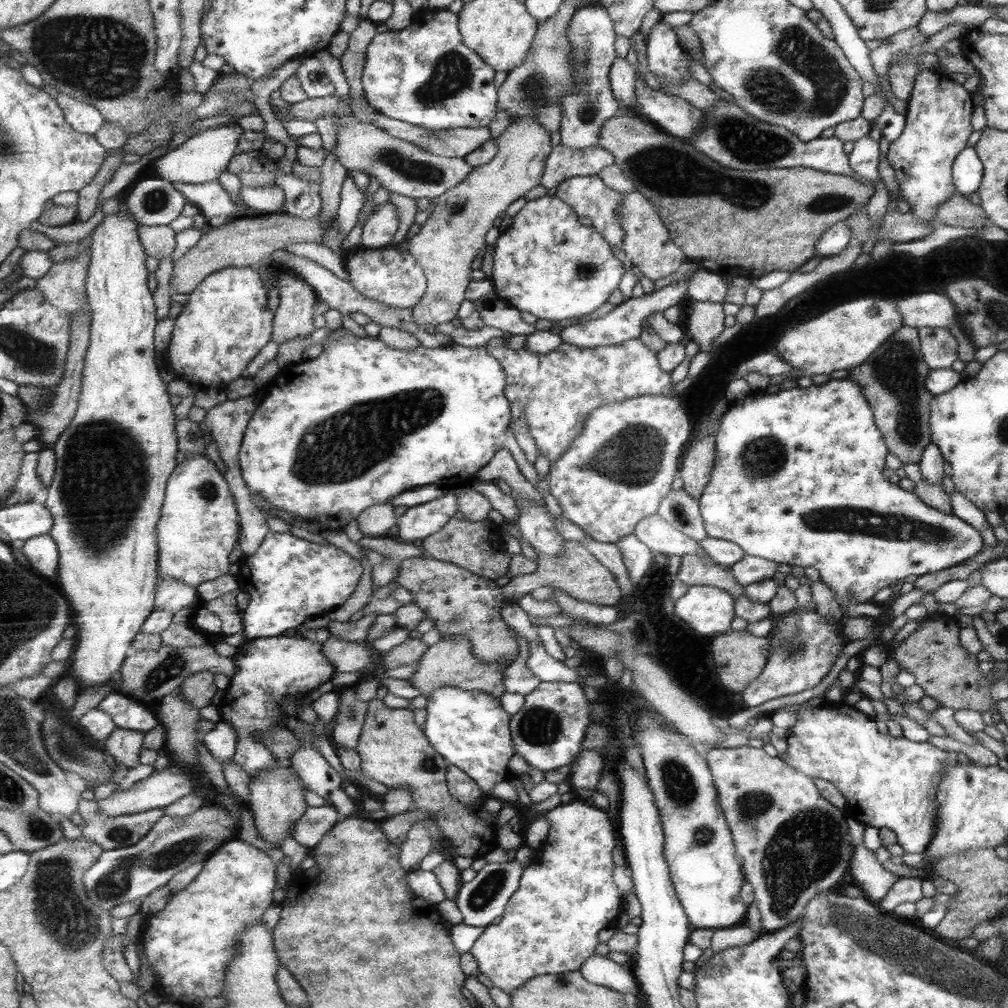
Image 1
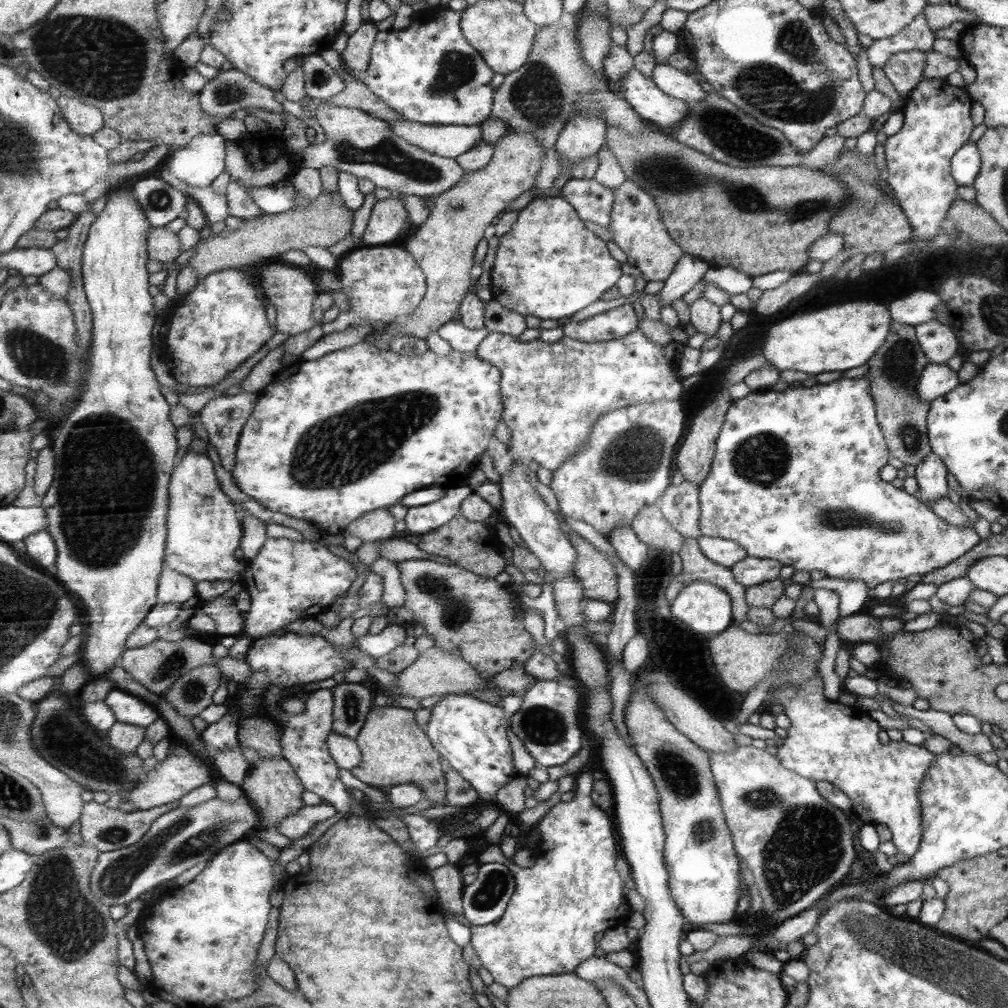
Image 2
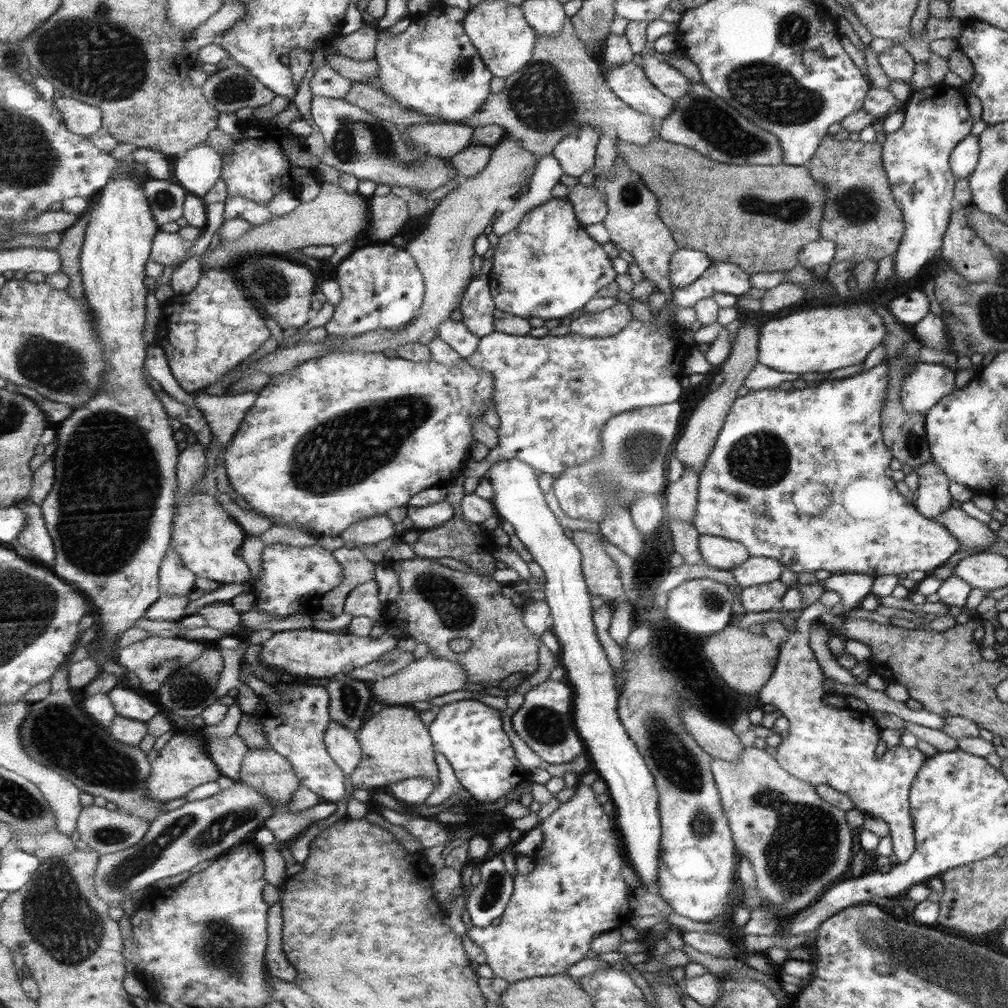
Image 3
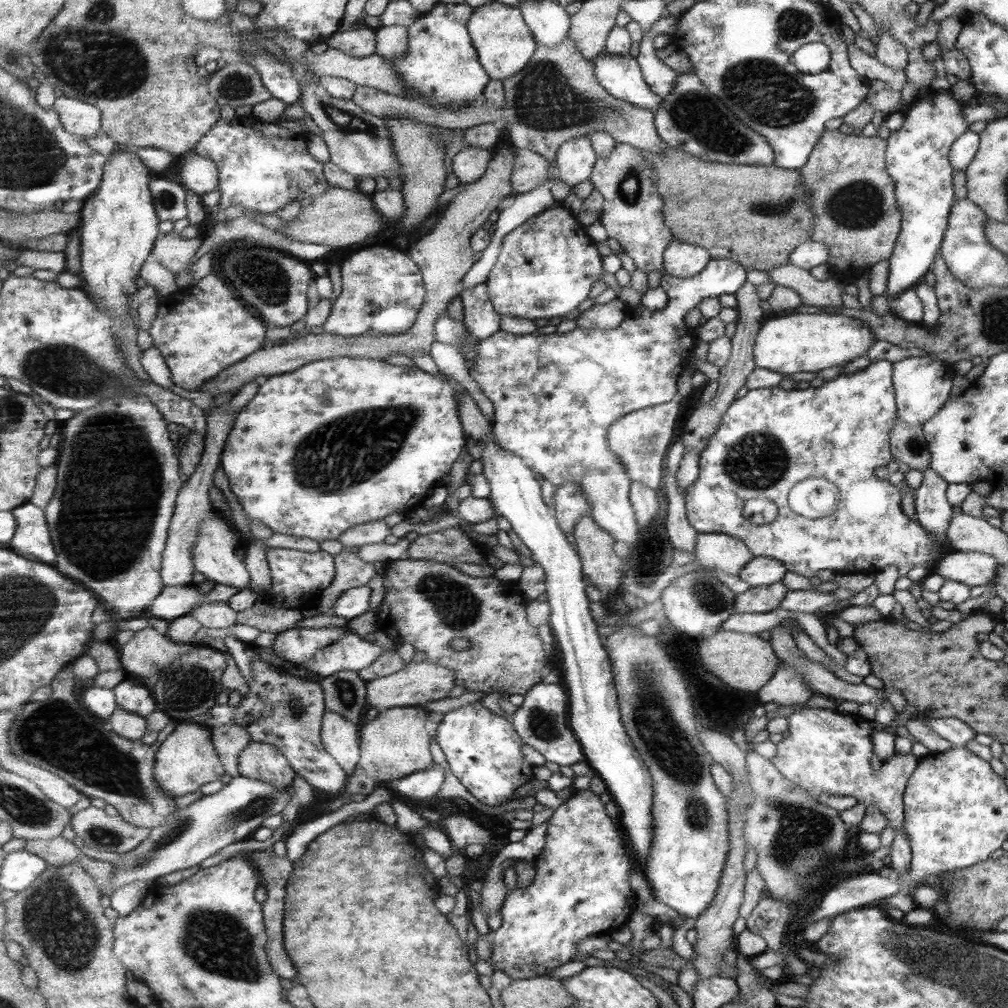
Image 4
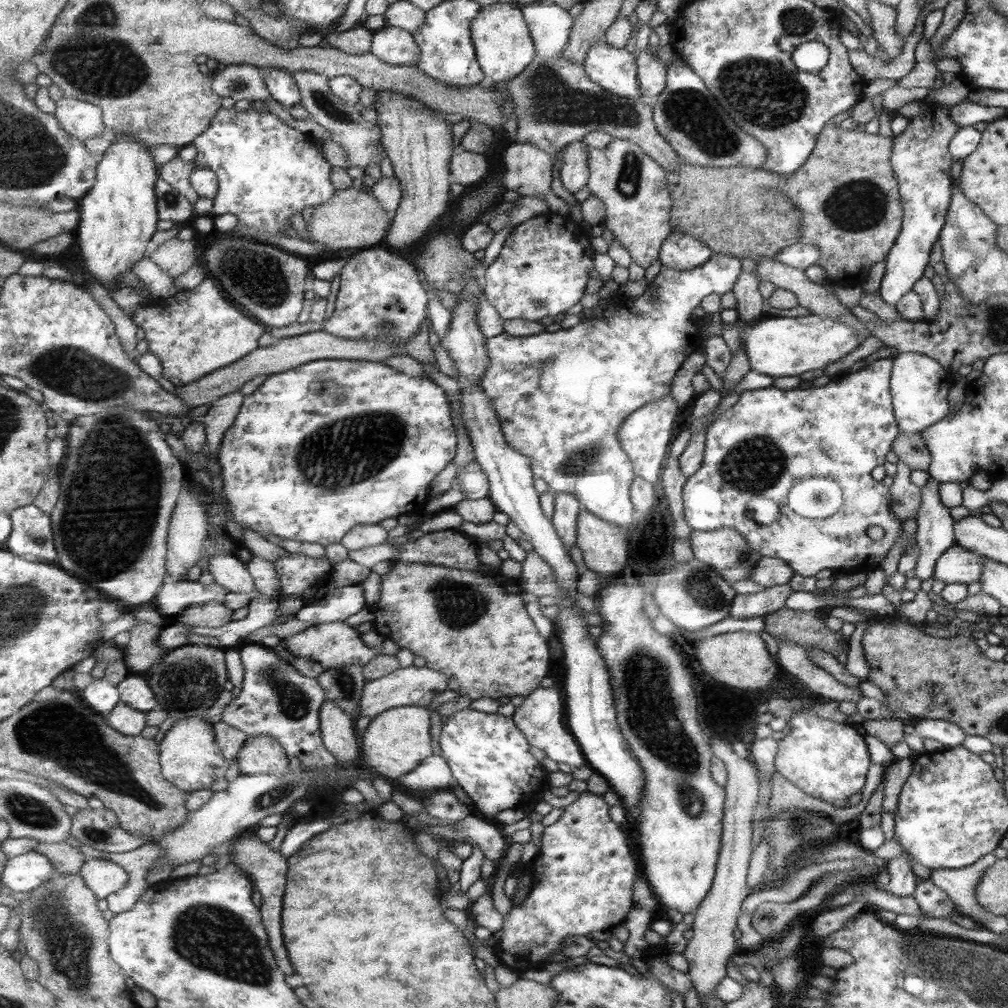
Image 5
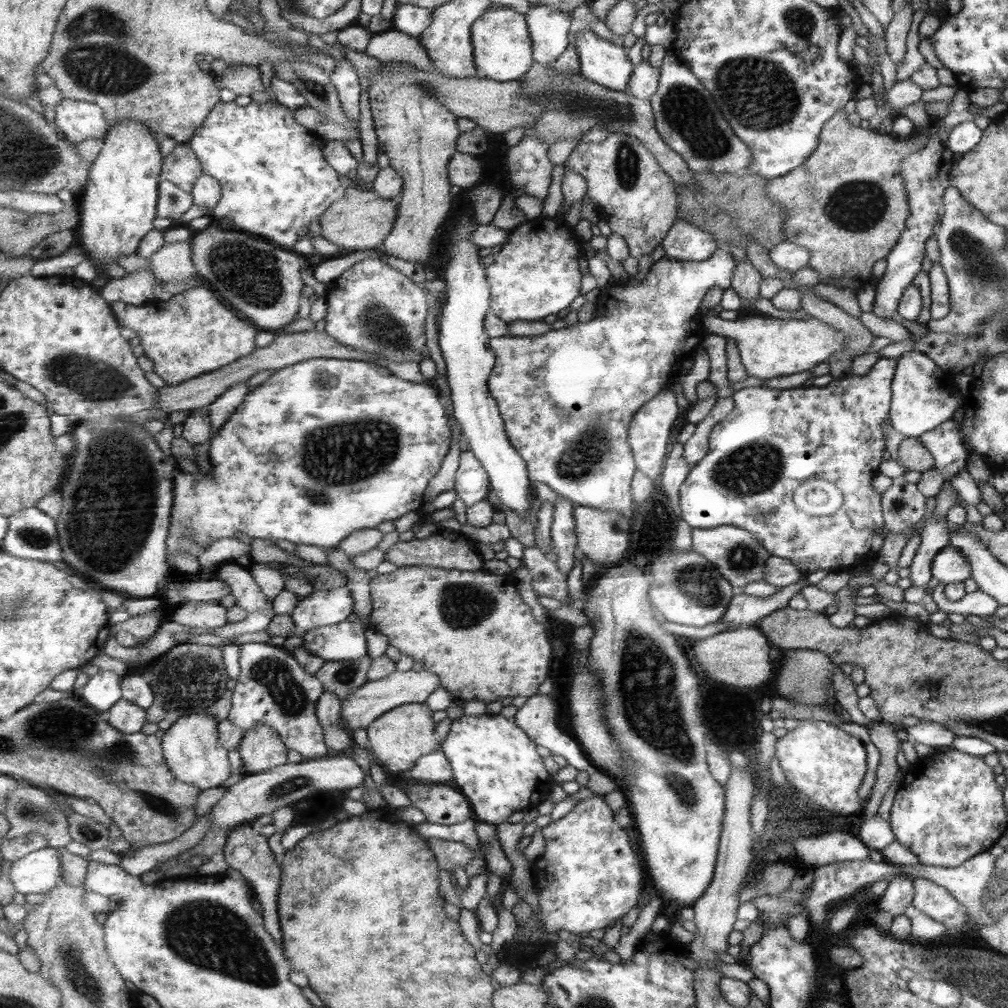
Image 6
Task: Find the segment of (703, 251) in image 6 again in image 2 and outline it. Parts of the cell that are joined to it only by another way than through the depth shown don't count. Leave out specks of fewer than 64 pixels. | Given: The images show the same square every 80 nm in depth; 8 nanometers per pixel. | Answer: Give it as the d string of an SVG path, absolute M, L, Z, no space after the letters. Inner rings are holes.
M683 253L674 270L664 280L664 285L656 293L659 306L669 305L686 295L694 284L705 274L709 265L699 257Z

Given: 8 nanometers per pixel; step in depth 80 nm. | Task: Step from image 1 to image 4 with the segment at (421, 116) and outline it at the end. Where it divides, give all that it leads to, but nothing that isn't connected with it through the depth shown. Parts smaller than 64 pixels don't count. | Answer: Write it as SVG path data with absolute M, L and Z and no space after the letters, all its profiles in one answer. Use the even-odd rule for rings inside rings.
M439 2L431 12L423 14L414 26L408 28L408 36L403 45L409 49L409 53L391 64L400 72L409 92L419 94L419 98L426 100L427 106L443 109L463 109L473 106L474 102L483 97L485 86L491 82L491 77L487 75L486 69L479 61L478 50L475 49L468 29L476 9L465 2L460 4Z

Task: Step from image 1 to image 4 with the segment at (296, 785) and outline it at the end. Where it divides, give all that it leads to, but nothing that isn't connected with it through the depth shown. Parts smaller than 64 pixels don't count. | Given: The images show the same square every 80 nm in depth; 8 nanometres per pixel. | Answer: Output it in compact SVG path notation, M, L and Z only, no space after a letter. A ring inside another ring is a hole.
M251 741L240 754L240 774L259 779L277 788L292 788L296 770L274 744Z

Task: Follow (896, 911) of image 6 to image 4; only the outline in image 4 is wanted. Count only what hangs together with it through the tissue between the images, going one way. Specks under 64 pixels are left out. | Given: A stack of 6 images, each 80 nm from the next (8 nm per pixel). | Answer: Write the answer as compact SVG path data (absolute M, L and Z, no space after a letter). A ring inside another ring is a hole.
M803 707L787 717L789 735L776 743L772 763L787 781L805 789L815 799L819 794L854 796L857 802L866 807L877 807L884 818L890 821L895 832L887 866L892 875L906 874L910 869L911 853L909 839L903 827L903 792L919 759L911 752L895 752L873 773L869 765L872 754L871 731L873 725L857 713L843 714L828 709Z

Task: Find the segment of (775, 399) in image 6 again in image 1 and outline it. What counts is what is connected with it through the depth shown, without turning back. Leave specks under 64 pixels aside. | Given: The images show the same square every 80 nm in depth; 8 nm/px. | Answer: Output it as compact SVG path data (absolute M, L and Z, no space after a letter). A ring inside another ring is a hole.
M829 379L821 385L810 385L806 388L795 387L779 390L775 393L750 393L741 399L733 400L728 409L719 418L719 424L714 434L714 463L709 480L699 497L698 508L703 522L703 529L708 538L727 540L737 544L743 552L750 556L763 558L777 565L786 564L814 568L819 573L820 582L835 591L838 605L843 601L855 599L856 602L865 602L873 598L879 589L889 587L889 584L901 582L911 575L917 577L935 573L961 564L983 548L983 542L978 529L973 529L965 521L955 515L941 513L931 508L926 502L919 500L913 493L904 491L899 485L893 486L881 475L884 460L887 456L885 438L875 424L874 413L870 404L863 396L862 388L855 381L849 379Z

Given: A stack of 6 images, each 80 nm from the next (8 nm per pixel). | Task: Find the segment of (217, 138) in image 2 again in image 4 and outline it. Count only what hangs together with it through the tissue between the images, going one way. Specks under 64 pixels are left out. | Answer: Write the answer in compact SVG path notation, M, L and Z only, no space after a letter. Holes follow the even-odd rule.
M192 152L193 156L181 159L181 177L187 188L194 190L197 194L211 194L220 188L220 173L217 164L209 157Z

